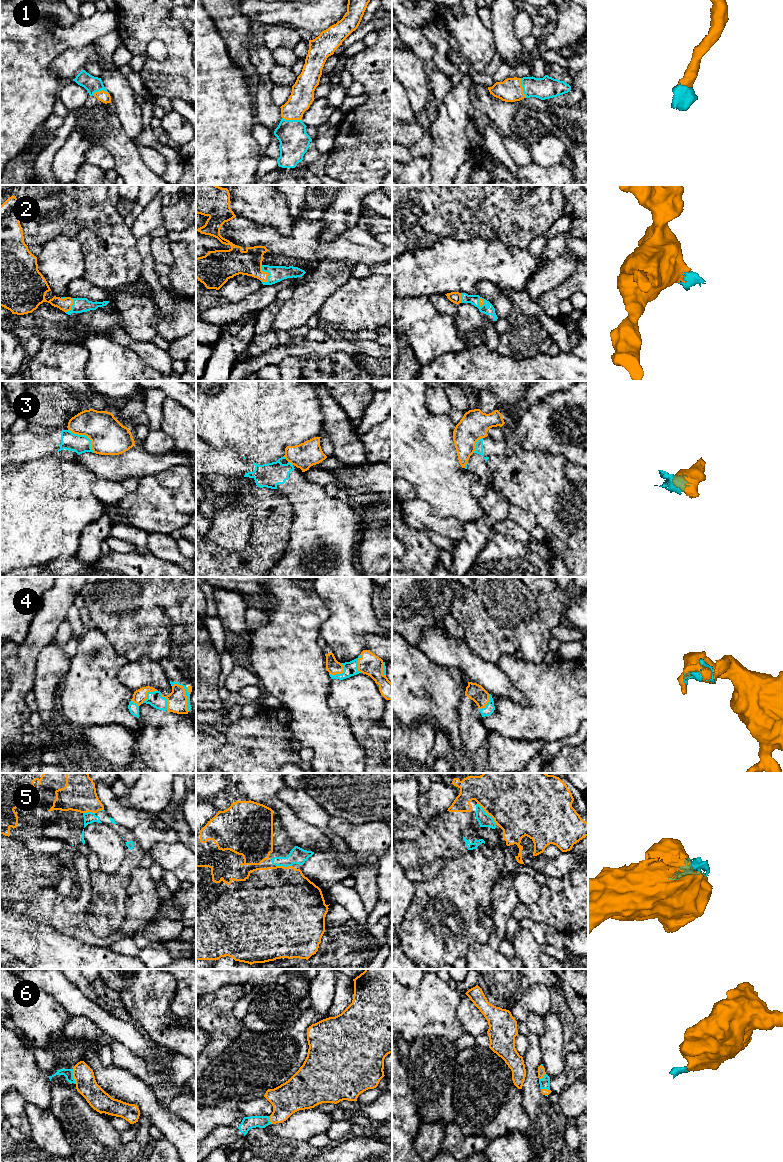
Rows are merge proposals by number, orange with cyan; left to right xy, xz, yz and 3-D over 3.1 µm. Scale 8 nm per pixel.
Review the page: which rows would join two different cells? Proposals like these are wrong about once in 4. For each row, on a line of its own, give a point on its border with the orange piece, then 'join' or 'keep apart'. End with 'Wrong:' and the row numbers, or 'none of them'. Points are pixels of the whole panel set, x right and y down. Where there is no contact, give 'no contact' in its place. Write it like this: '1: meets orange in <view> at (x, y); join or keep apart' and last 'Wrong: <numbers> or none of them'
1: meets orange in xz at (292, 119); join
2: meets orange in xz at (267, 272); join
3: meets orange in xy at (85, 435); keep apart
4: meets orange in xz at (339, 673); join
5: meets orange in yz at (487, 813); join
6: meets orange in xy at (73, 1076); join
Wrong: 3

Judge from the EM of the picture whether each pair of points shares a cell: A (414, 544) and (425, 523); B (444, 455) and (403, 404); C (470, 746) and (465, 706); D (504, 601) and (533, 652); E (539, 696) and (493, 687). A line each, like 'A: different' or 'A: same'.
A: different
B: same
C: same
D: same
E: different

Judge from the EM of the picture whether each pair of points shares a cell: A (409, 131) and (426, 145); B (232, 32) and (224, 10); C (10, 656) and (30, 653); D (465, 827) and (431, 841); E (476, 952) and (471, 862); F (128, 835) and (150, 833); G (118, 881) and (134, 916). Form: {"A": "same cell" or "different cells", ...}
{"A": "different cells", "B": "same cell", "C": "same cell", "D": "same cell", "E": "different cells", "F": "different cells", "G": "different cells"}

